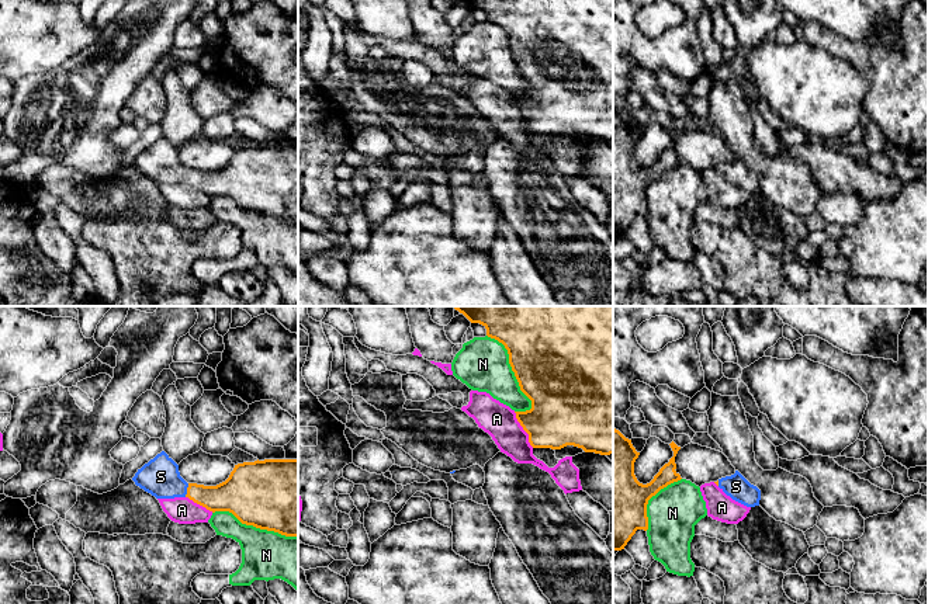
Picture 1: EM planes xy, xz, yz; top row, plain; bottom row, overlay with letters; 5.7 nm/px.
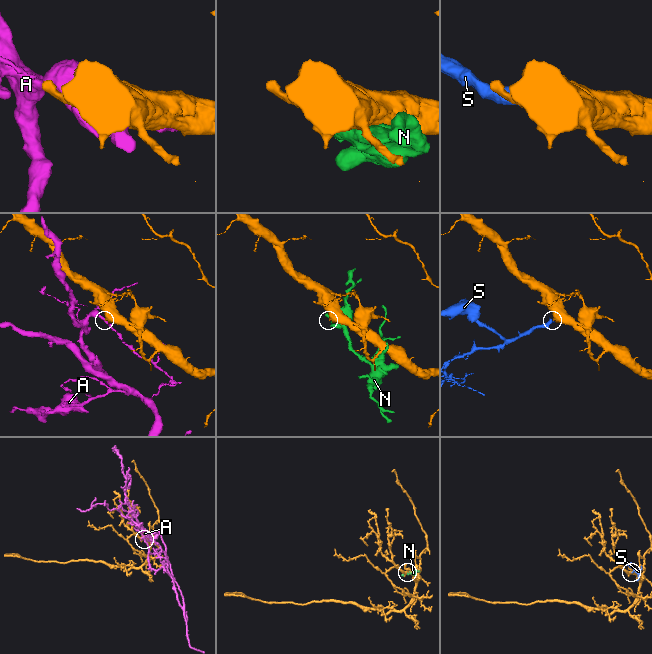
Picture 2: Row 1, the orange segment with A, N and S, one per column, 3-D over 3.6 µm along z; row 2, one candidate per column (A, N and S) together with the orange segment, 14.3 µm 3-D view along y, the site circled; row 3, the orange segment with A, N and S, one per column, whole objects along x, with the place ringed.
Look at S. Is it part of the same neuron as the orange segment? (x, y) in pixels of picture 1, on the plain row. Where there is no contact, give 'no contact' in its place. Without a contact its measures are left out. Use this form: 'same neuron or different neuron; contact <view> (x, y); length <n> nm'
same neuron; contact xy (187, 176); length 80 nm

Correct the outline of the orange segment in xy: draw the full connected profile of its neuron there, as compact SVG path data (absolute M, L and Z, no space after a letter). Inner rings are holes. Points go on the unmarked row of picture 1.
M162 136L132 166L156 184L188 183L212 198L229 197L242 209L298 222L298 145L238 149L225 167L204 171L187 169Z

